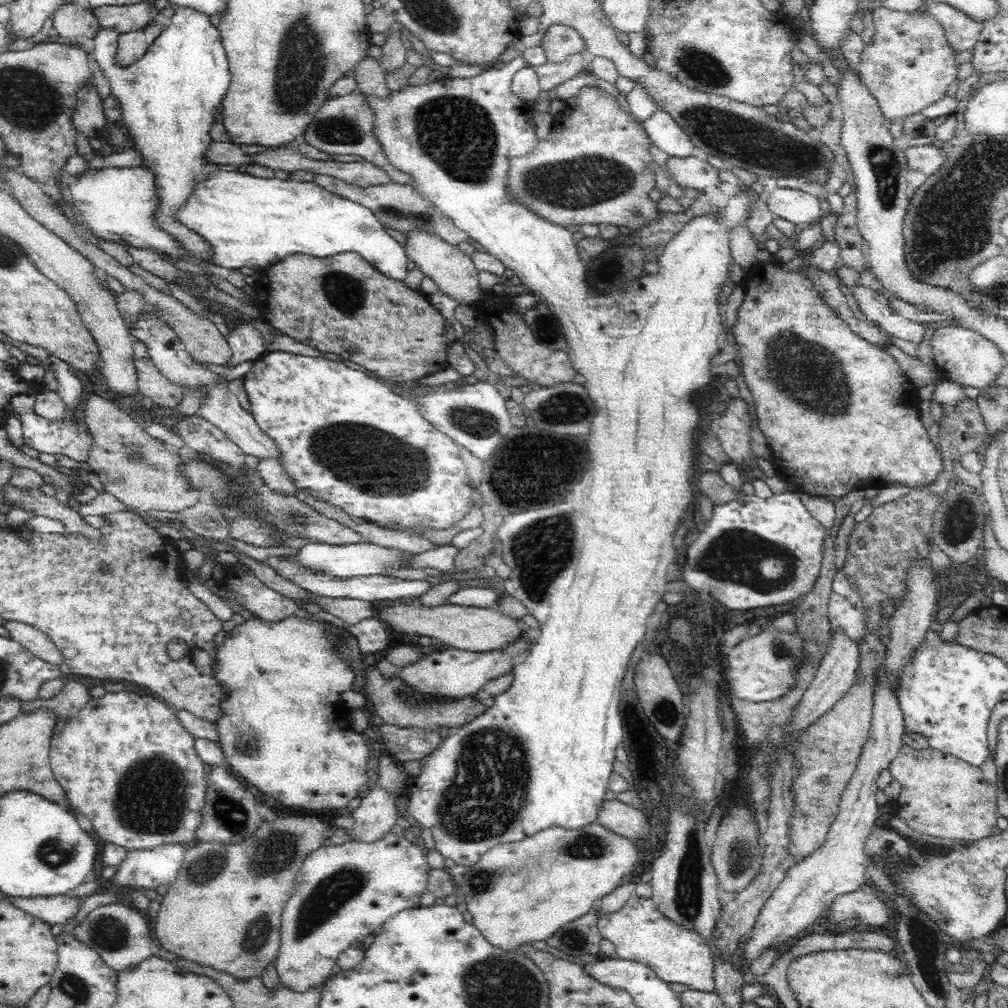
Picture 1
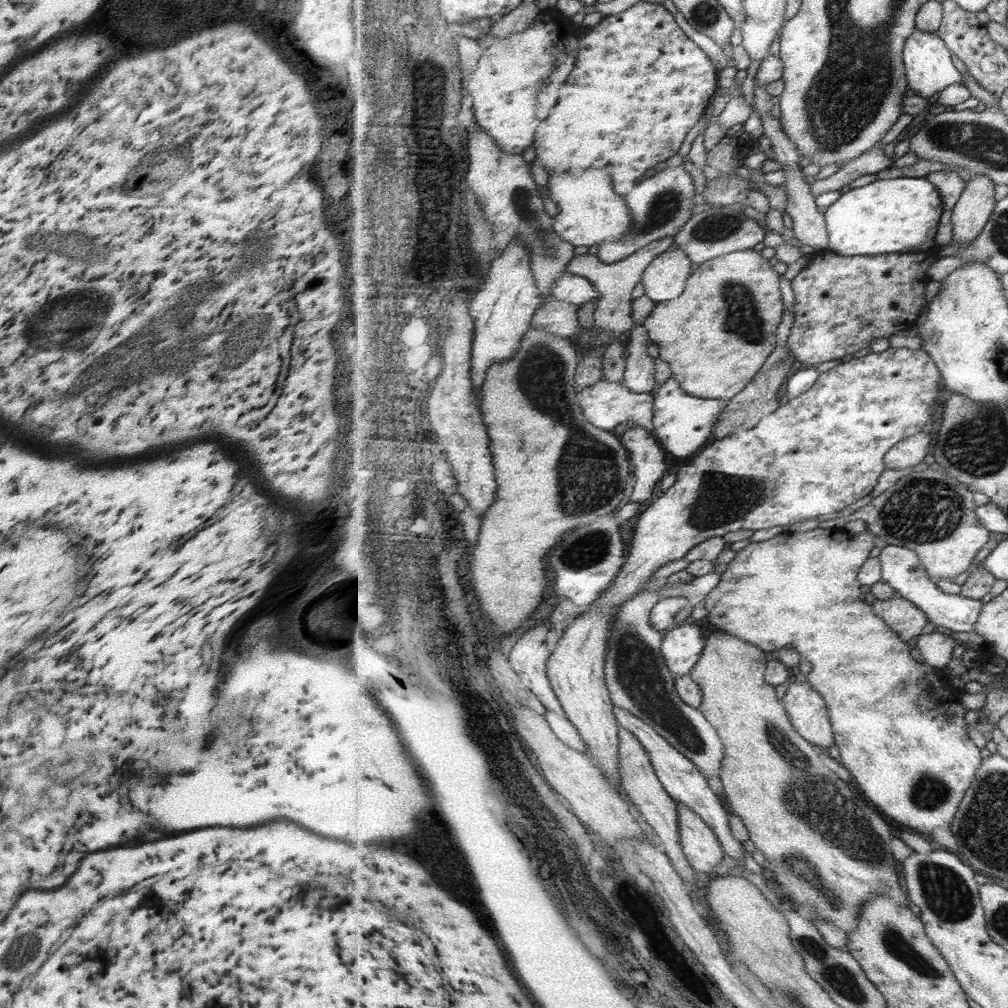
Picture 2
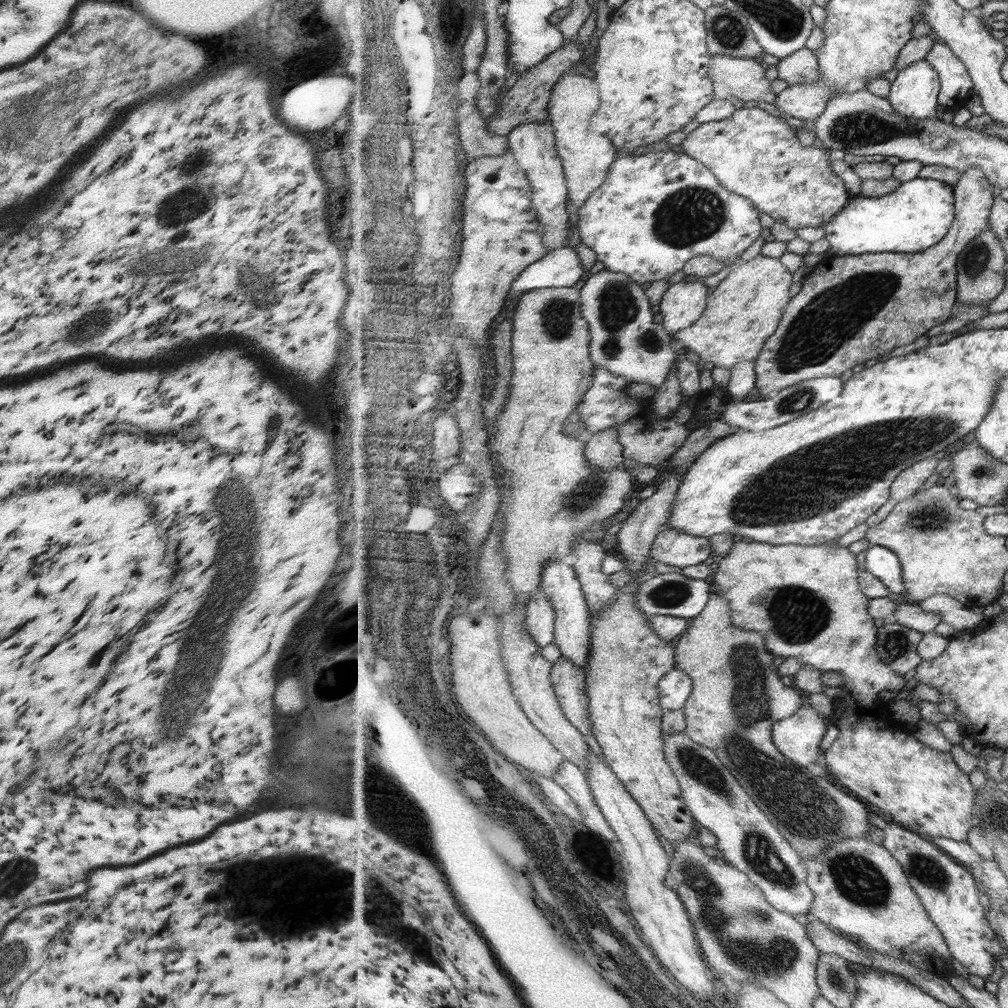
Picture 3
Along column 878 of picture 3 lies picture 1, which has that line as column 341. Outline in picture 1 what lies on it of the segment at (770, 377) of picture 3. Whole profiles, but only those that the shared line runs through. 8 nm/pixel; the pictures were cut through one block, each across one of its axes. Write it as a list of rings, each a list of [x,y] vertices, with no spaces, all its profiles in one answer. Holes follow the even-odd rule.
[[[355,252],[324,258],[288,256],[261,270],[253,282],[260,316],[270,326],[322,355],[332,352],[368,372],[374,372],[374,378],[410,382],[448,368],[446,357],[450,353],[450,345],[446,342],[445,318],[441,312],[418,290],[411,289],[402,281],[386,278]]]

